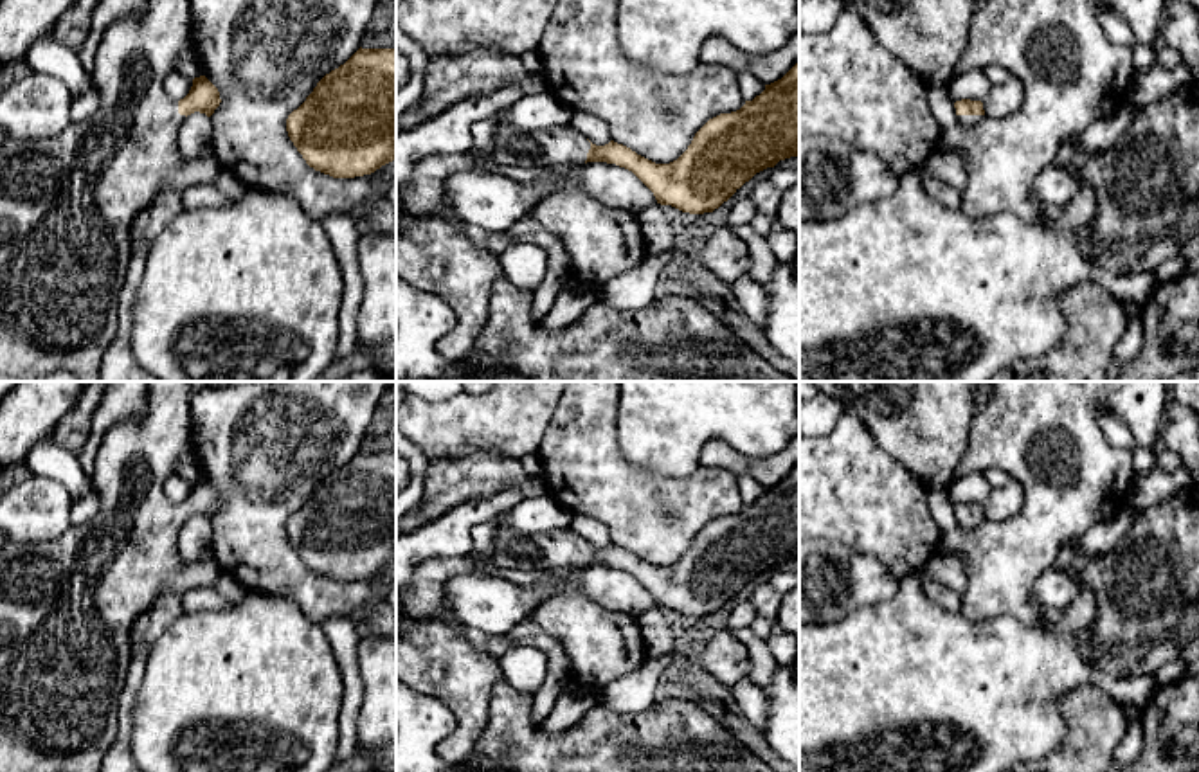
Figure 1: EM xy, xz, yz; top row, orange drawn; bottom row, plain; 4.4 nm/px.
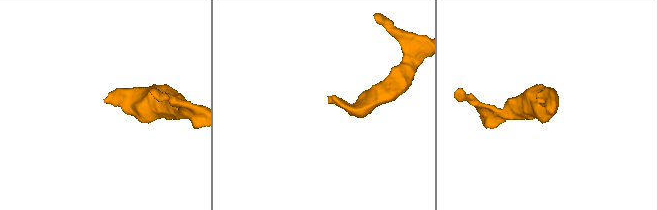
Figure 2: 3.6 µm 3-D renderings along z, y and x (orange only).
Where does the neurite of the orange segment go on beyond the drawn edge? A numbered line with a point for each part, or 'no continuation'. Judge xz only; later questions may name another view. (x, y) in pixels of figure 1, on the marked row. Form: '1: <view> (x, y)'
1: xz (551, 146)

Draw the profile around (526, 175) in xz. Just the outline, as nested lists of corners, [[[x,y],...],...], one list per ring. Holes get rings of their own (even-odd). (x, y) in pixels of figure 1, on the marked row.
[[[499,167],[497,173],[506,176],[506,178],[511,178],[515,182],[535,184],[540,178],[544,178],[549,173],[549,169],[542,169],[542,167]]]

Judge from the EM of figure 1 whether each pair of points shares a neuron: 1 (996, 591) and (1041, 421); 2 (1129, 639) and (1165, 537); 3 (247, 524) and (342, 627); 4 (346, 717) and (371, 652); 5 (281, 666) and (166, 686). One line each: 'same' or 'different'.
1: same
2: same
3: different
4: different
5: same

